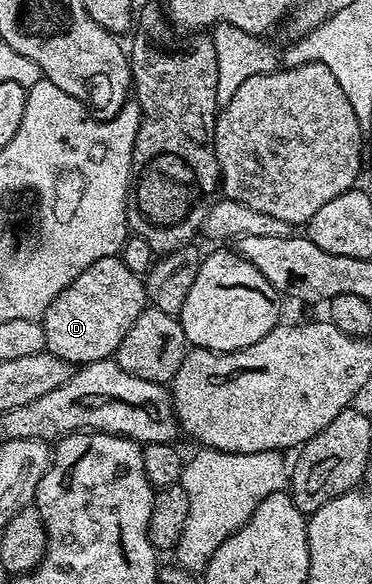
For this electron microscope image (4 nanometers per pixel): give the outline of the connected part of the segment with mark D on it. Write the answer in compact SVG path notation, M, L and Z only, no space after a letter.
M118 256L104 257L76 277L48 305L40 322L46 338L46 350L72 365L95 363L117 352L132 321L148 306L143 276L132 273Z

